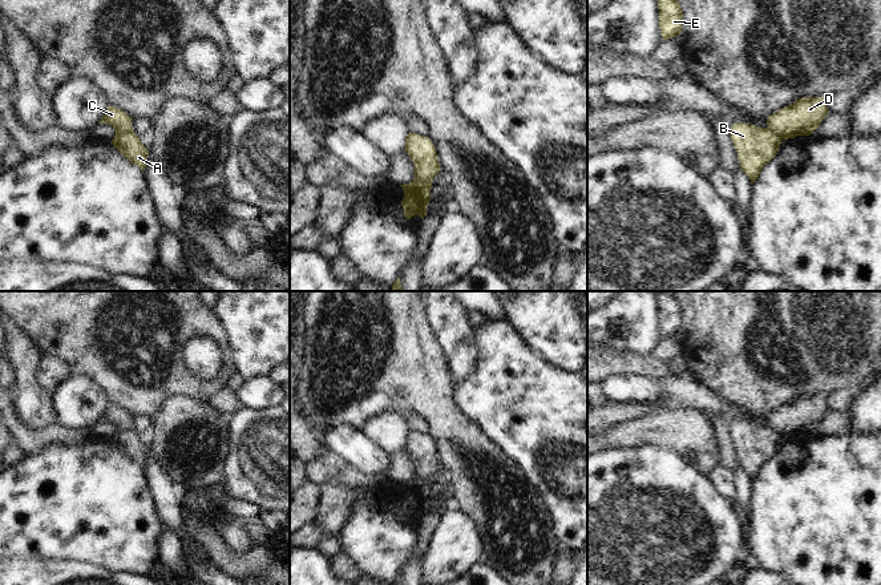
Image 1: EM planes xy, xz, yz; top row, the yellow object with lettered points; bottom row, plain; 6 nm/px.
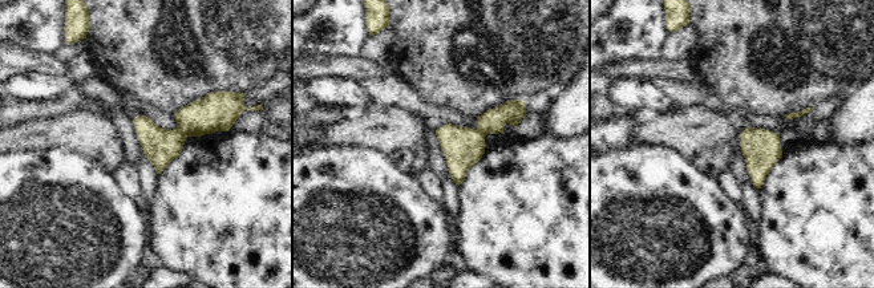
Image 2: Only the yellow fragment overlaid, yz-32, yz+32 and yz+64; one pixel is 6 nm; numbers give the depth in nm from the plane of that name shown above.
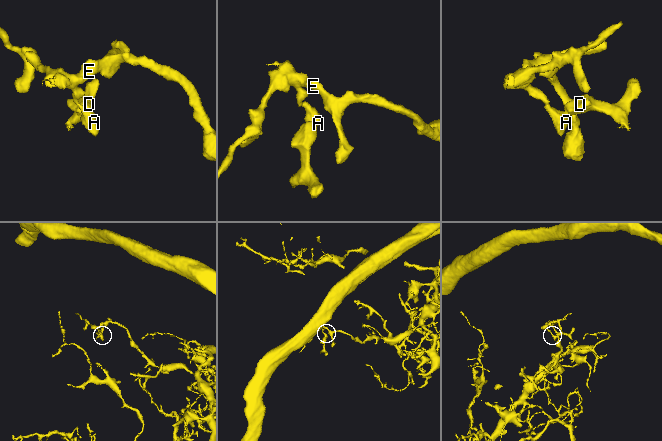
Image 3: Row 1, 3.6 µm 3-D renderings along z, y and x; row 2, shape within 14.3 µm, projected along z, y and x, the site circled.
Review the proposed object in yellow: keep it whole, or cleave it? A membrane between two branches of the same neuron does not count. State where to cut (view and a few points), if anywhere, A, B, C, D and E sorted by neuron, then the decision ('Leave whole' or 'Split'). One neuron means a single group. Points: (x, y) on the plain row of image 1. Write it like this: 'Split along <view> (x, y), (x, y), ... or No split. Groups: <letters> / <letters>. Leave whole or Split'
Split along xz (413, 476), (431, 481). Groups: A B E / C D. Split

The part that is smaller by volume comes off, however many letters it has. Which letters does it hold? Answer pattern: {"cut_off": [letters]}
{"cut_off": ["C", "D"]}

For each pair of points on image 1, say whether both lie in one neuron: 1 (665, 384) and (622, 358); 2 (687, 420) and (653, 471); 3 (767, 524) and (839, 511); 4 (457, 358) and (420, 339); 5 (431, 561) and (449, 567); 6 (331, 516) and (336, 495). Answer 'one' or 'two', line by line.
1: two
2: two
3: one
4: two
5: one
6: one

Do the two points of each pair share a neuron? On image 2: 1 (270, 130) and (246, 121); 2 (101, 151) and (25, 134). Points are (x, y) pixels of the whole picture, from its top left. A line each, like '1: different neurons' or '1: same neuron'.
1: same neuron
2: same neuron

